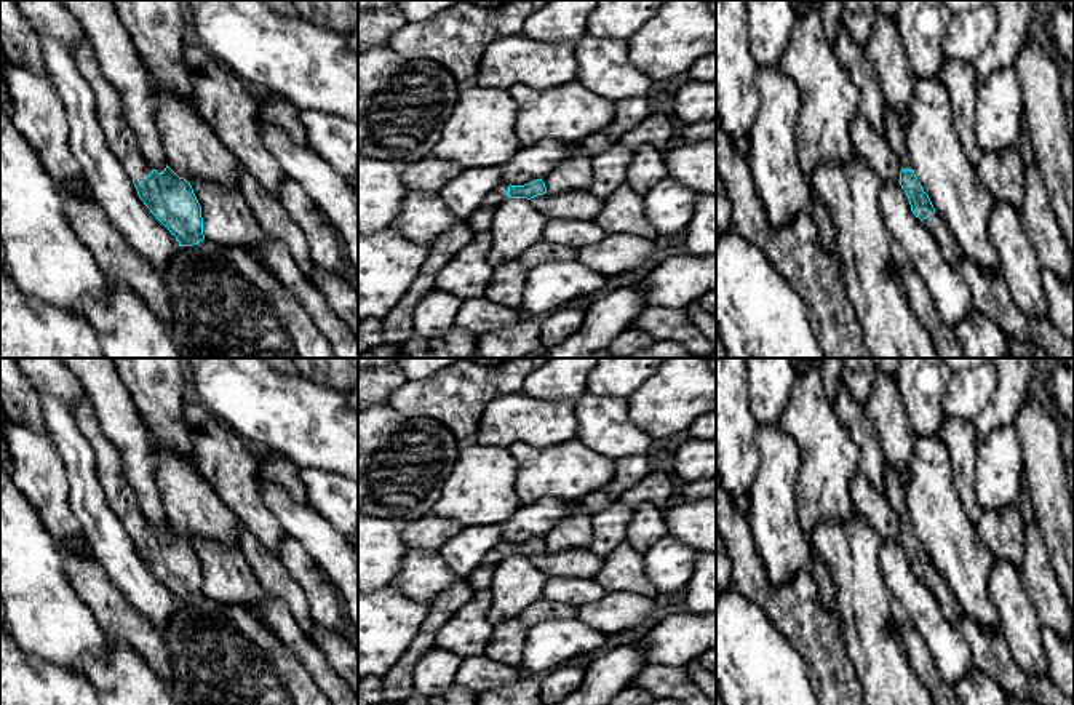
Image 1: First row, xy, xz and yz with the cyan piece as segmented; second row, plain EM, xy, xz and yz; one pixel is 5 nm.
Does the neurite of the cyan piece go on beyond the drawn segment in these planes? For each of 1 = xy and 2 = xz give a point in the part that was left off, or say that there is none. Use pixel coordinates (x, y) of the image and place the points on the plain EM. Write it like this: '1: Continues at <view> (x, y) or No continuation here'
1: Continues at xy (122, 497)
2: Continues at xz (480, 579)

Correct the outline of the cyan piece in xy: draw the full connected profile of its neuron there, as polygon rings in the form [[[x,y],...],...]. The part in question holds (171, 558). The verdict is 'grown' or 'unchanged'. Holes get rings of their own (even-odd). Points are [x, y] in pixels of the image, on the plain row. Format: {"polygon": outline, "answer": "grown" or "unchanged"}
{"polygon": [[[83,393],[75,419],[96,454],[96,473],[112,510],[133,537],[139,556],[150,571],[176,595],[179,604],[205,598],[201,564],[189,539],[168,523],[163,531],[152,528],[139,508],[137,496],[121,473],[120,452],[102,433],[91,400]]], "answer": "grown"}

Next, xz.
{"polygon": [[[535,537],[524,544],[511,544],[502,539],[489,553],[486,553],[479,568],[468,576],[467,582],[473,591],[489,590],[495,566],[500,561],[508,556],[531,558],[543,552],[547,552],[547,545],[542,537]]], "answer": "grown"}

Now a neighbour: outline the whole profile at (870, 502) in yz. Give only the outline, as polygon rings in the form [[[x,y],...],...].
[[[860,470],[852,480],[850,499],[853,510],[866,518],[882,544],[900,540],[898,515],[890,507],[885,491],[874,489]]]

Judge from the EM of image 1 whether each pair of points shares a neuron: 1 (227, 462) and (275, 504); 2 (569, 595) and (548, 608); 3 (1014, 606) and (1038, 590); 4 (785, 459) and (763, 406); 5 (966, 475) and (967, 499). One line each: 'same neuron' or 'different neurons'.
1: different neurons
2: different neurons
3: different neurons
4: different neurons
5: same neuron

